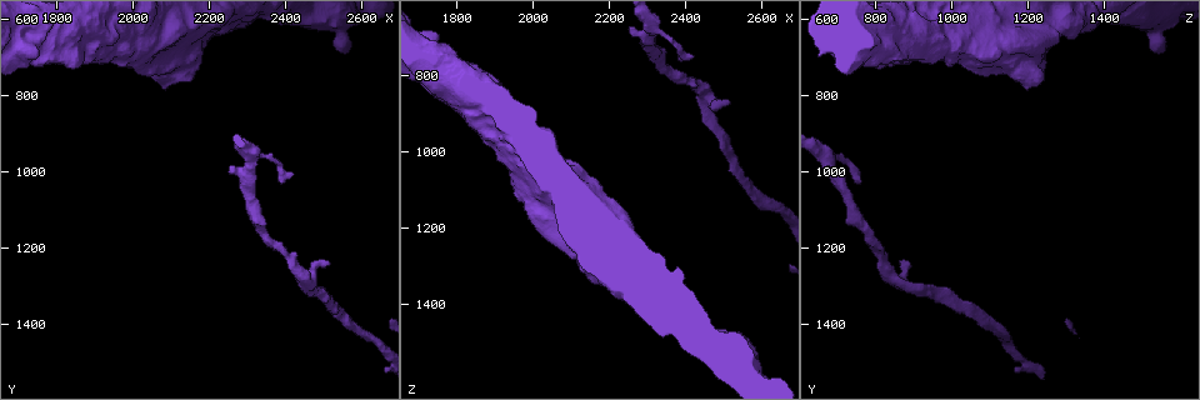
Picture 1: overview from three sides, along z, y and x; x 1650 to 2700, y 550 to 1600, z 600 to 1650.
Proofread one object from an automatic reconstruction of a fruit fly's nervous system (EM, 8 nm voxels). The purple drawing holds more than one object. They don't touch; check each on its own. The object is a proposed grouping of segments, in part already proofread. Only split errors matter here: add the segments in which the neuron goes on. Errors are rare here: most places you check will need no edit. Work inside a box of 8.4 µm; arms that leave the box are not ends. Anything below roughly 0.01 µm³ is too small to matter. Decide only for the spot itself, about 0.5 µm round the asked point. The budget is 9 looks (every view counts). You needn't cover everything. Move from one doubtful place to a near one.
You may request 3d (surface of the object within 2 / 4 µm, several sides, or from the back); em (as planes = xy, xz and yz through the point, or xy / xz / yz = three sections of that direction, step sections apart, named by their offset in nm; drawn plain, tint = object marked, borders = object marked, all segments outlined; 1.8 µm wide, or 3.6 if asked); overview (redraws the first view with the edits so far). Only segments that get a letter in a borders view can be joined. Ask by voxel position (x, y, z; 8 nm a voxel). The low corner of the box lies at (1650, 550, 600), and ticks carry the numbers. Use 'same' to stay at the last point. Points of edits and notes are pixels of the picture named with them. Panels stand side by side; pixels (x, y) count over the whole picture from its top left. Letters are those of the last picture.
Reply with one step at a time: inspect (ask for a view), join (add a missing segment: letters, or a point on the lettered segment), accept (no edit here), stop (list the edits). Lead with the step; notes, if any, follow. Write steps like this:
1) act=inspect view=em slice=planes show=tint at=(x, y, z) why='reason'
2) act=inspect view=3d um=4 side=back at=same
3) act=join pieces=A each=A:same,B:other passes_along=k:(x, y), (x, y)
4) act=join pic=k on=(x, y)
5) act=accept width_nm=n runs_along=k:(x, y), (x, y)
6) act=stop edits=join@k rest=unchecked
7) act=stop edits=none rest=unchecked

act=inspect view=em slice=planes show=borders at=(2415, 1015, 765)

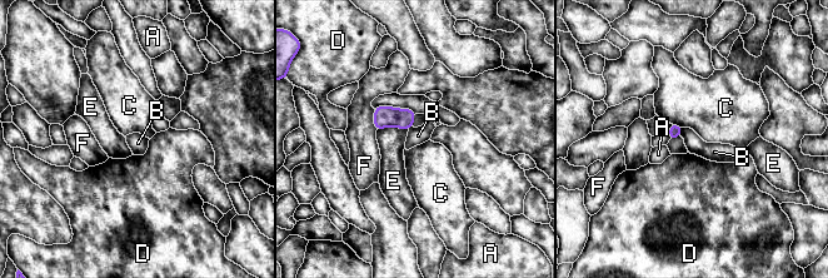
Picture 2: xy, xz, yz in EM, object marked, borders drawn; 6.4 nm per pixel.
act=accept each=A:other,B:other,C:other,D:other,E:other,F:other border=2:(682, 128), (679, 135) found='no lettered segment goes on from it'

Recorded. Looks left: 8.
act=inspect view=3d um=4 at=(2000, 640, 1020) why='sharp bend'

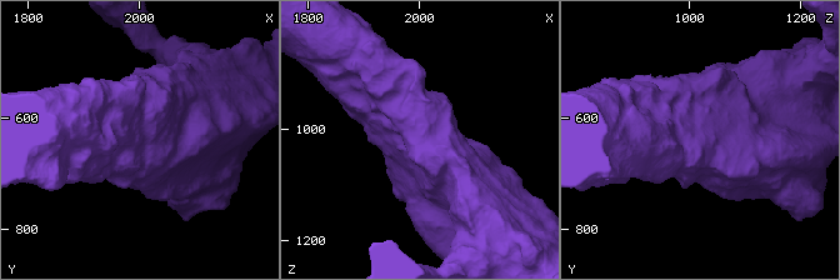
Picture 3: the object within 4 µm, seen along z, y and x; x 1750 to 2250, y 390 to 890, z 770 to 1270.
act=inspect view=em slice=planes show=tint at=same

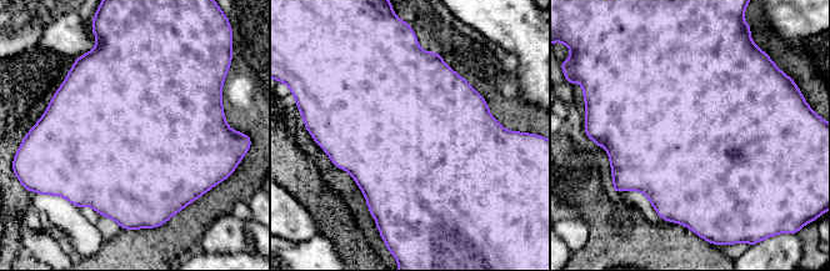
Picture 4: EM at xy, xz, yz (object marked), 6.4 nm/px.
act=inspect view=em slice=planes show=borders at=same

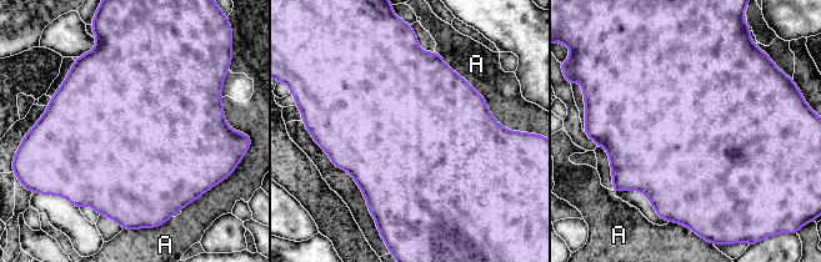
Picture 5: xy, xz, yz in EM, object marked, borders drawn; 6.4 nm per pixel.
act=accept longest_contact=A:600nm each=A:other border=5:(435, 50), (485, 100), (496, 121) found='none of them fits'

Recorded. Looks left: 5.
act=inspect view=em um=3.6 slice=planes show=borders at=(1840, 720, 805) why='free end'

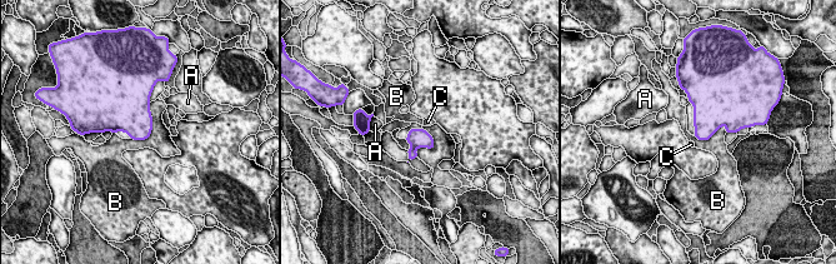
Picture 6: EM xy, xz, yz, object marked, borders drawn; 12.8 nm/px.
act=accept each=A:other,B:other,C:other border=6:(150, 103), (151, 133), (130, 139) found='no lettered segment goes on from it'

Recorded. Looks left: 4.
act=inspect view=em slice=xy step=4 show=borders at=(2555, 690, 1555) why='thick end'

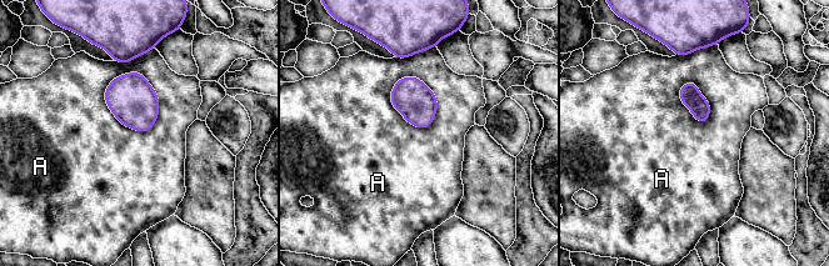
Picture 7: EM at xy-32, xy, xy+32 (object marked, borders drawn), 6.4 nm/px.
act=accept each=A:other border=7:(118, 75), (108, 108), (148, 131) found='none of them fits'

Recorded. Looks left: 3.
act=stop edits=none rest=unchecked

